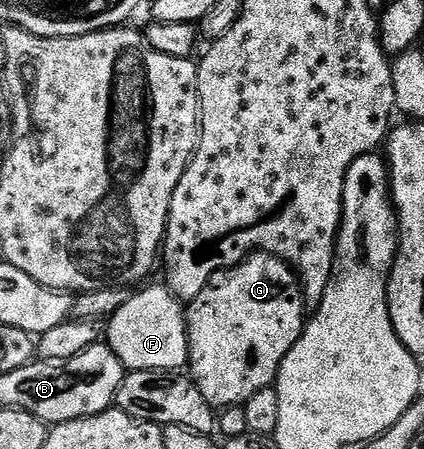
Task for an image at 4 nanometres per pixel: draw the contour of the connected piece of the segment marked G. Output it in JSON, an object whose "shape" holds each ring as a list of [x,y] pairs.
{"shape":[[[252,252],[239,264],[233,264],[231,268],[220,268],[216,274],[212,274],[212,278],[204,286],[204,290],[200,290],[200,294],[196,294],[196,298],[189,301],[188,307],[185,309],[186,333],[188,334],[188,346],[190,347],[188,372],[194,385],[198,387],[200,394],[204,394],[204,398],[210,403],[211,408],[221,410],[230,408],[234,404],[243,405],[248,398],[252,398],[252,394],[256,394],[256,390],[264,390],[277,381],[282,360],[288,354],[288,350],[292,350],[292,346],[302,333],[304,327],[302,308],[304,309],[304,297],[298,278],[294,274],[294,269],[289,264],[284,263],[279,256],[272,256],[268,252]]]}

